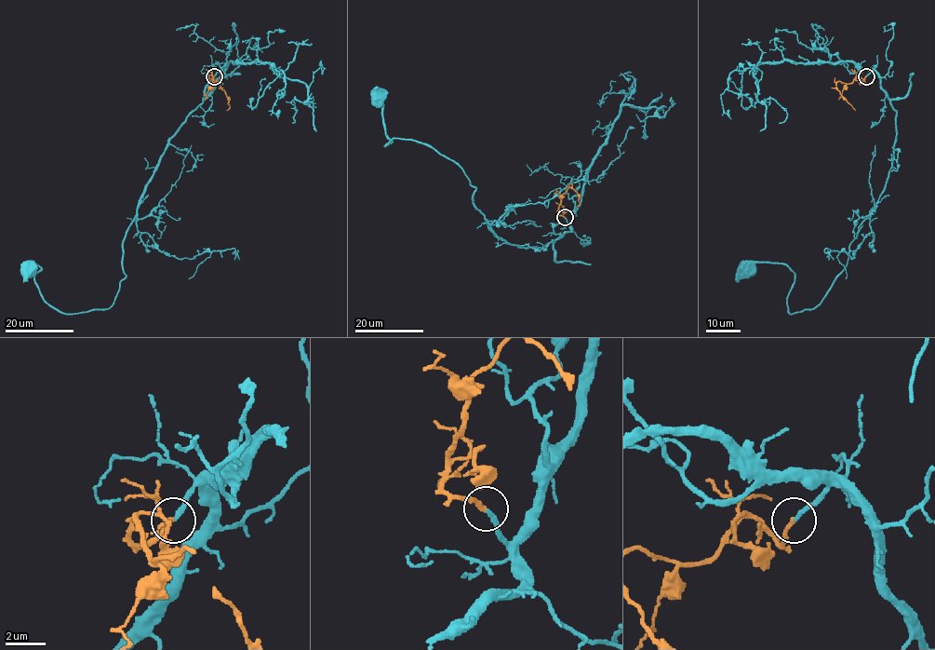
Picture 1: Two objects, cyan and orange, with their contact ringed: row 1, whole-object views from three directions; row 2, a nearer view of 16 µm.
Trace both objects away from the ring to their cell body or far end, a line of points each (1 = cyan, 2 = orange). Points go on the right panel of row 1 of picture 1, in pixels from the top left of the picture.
1: (865, 76), (877, 74), (897, 133), (847, 265), (812, 309), (790, 314), (790, 269), (745, 270)
2: (865, 76), (863, 80), (858, 75), (850, 83), (836, 83), (842, 96), (855, 110)

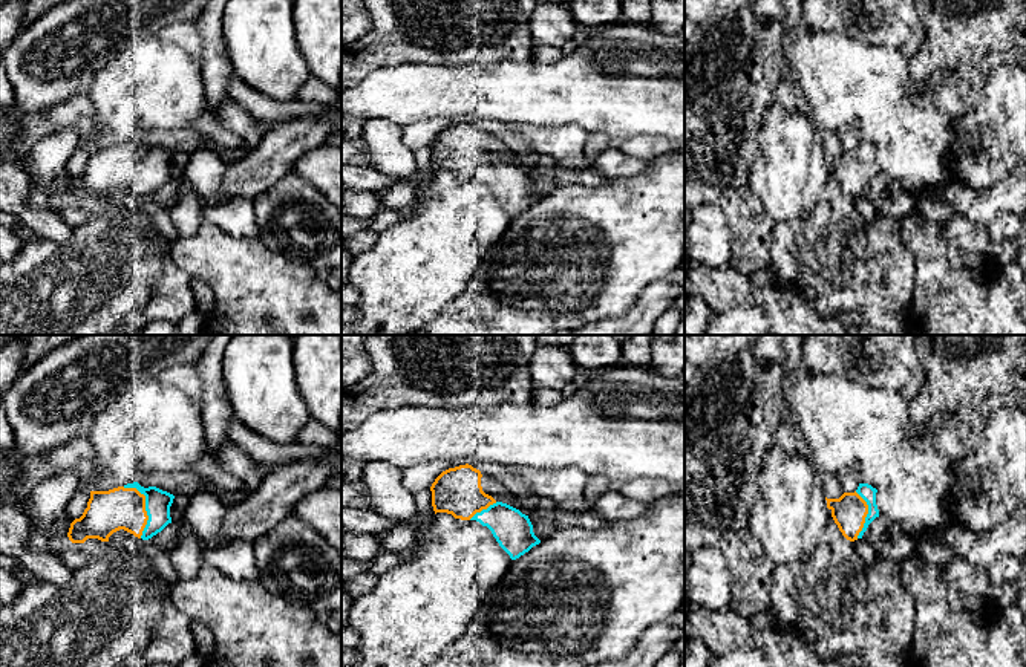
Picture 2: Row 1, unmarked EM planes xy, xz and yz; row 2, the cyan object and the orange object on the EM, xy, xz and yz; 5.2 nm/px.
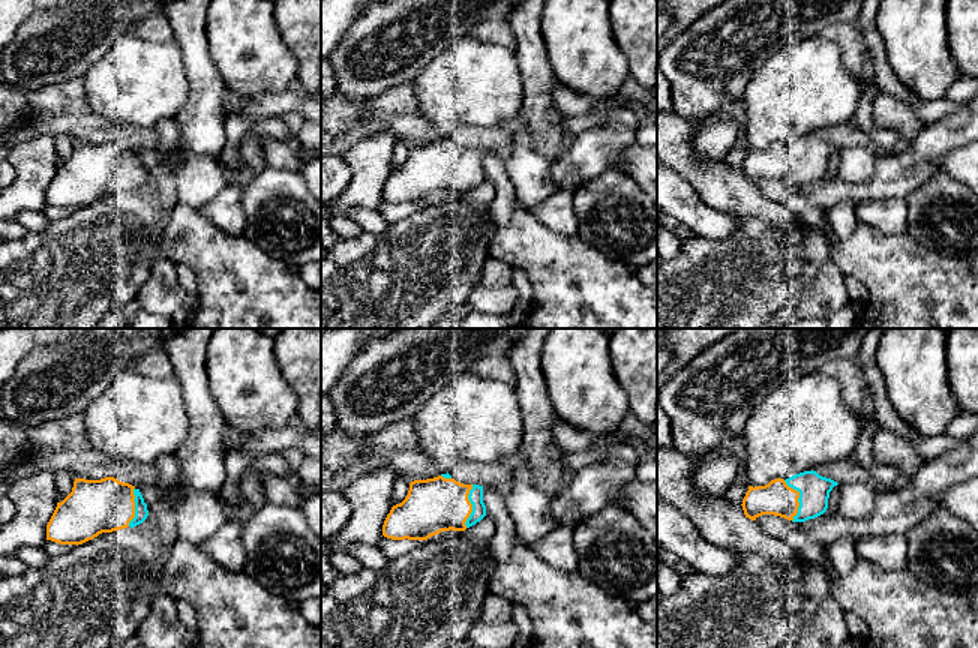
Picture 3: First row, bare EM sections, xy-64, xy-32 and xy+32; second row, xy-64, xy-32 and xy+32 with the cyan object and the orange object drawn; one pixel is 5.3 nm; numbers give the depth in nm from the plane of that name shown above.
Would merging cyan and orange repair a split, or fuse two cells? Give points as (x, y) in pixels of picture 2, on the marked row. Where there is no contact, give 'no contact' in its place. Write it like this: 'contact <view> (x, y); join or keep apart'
contact xy (146, 507); join

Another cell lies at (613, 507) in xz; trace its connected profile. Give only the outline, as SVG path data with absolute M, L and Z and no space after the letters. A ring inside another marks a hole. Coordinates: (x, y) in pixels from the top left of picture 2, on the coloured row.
M617 490L608 491L590 505L590 509L605 522L634 520L645 516L649 508L651 503L632 500Z

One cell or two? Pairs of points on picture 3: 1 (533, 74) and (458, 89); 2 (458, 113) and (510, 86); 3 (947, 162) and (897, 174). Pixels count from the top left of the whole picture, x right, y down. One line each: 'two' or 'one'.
1: two
2: one
3: two

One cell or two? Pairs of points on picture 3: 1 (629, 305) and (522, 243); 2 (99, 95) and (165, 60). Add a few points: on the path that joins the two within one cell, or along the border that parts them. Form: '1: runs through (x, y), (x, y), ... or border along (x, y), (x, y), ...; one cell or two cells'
1: runs through (602, 303), (578, 279), (549, 263); one cell
2: runs through (116, 87), (126, 87), (149, 77); one cell

